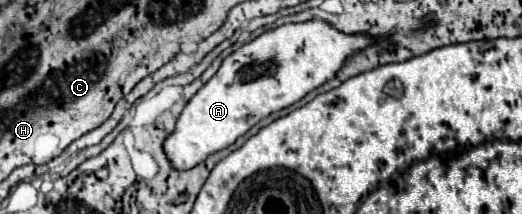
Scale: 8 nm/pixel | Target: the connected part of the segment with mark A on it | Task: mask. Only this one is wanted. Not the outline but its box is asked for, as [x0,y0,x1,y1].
[163,19,369,171]

